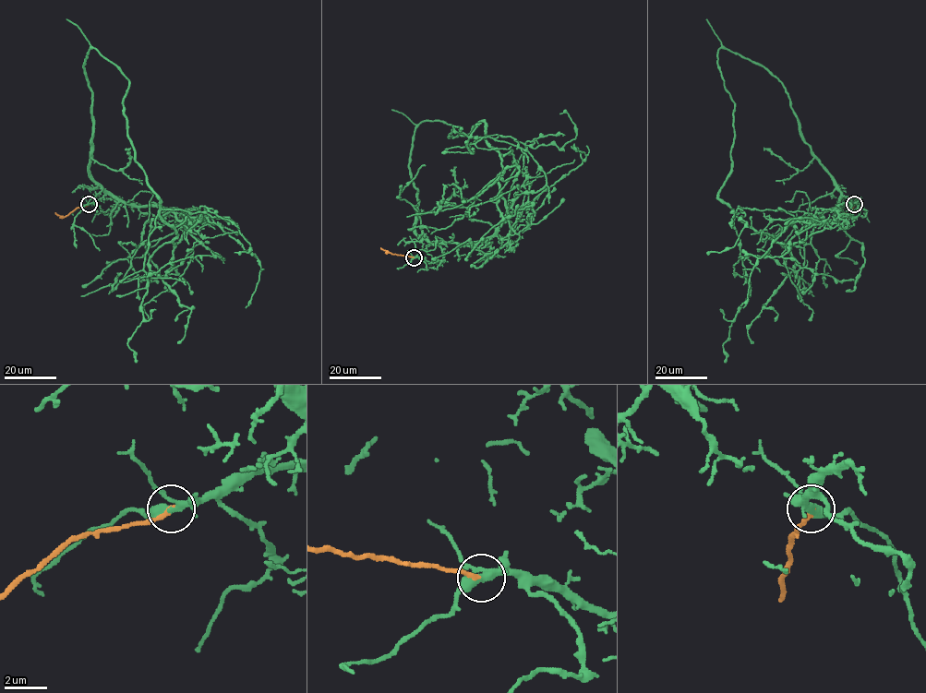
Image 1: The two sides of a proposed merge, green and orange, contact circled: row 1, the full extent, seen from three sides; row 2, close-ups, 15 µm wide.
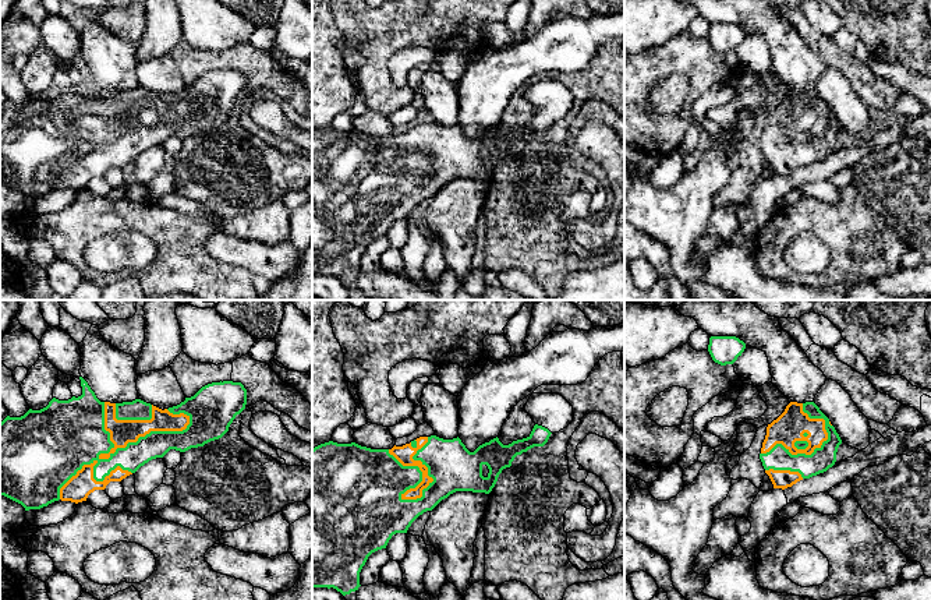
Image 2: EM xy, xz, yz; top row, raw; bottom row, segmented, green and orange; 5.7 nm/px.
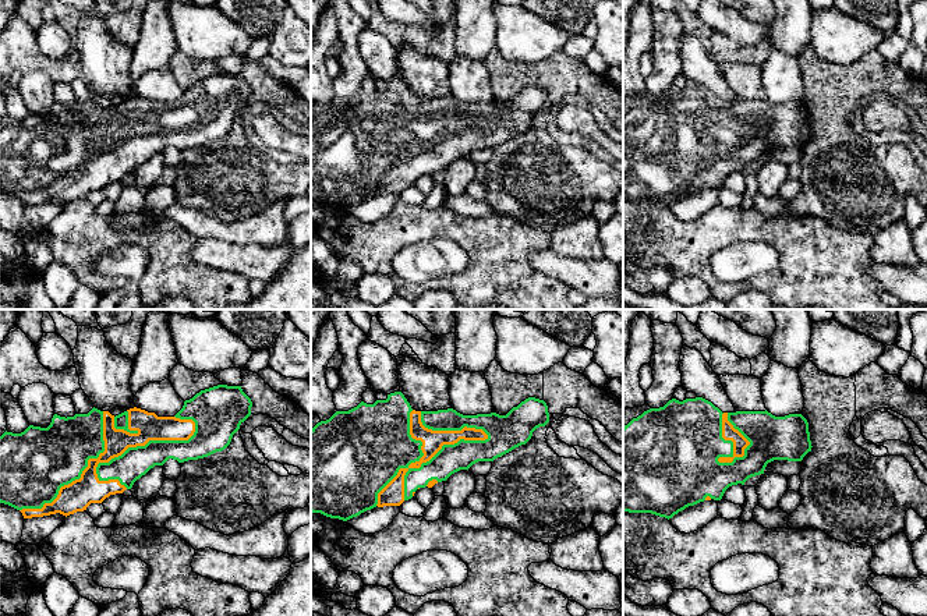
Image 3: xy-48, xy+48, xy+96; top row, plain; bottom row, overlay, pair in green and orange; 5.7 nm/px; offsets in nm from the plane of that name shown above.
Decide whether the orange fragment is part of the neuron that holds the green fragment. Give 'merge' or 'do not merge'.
merge

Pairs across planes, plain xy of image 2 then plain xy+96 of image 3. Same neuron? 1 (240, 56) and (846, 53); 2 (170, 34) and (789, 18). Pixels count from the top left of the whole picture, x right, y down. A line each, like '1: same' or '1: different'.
1: different
2: same

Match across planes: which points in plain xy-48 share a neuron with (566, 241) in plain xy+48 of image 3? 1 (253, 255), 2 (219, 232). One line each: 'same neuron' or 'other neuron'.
1: other neuron
2: same neuron

